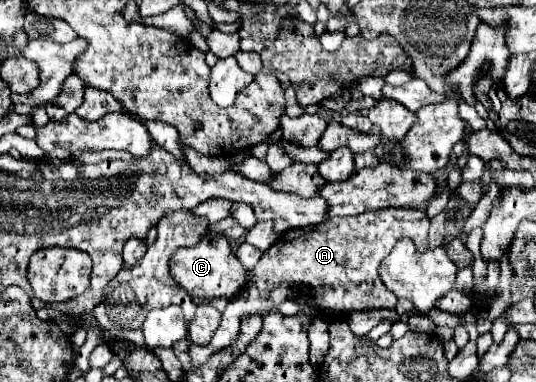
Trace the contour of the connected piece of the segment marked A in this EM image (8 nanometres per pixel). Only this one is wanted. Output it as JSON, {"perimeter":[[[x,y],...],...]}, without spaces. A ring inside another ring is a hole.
{"perimeter":[[[372,210],[372,212],[364,212],[358,216],[342,216],[342,218],[332,218],[332,220],[324,220],[322,224],[316,226],[304,226],[304,228],[296,228],[296,230],[286,230],[280,240],[264,252],[264,256],[260,258],[260,262],[248,272],[248,284],[246,284],[246,292],[242,294],[242,290],[236,294],[236,298],[232,298],[222,314],[222,322],[218,326],[218,330],[214,332],[210,344],[204,346],[190,346],[190,358],[192,362],[196,362],[196,366],[202,366],[204,362],[208,362],[208,356],[230,346],[236,340],[241,321],[246,314],[266,314],[268,310],[274,310],[274,306],[278,306],[282,300],[292,298],[292,290],[288,290],[288,286],[292,286],[292,282],[304,282],[310,284],[316,290],[316,302],[320,302],[320,314],[330,316],[330,318],[340,318],[346,316],[350,312],[356,310],[374,310],[374,308],[394,308],[396,306],[396,296],[382,284],[380,276],[378,276],[378,266],[382,262],[384,256],[390,254],[390,250],[394,248],[394,244],[400,238],[412,238],[416,242],[416,250],[428,250],[428,228],[430,228],[430,220],[424,212],[420,210]]]}

